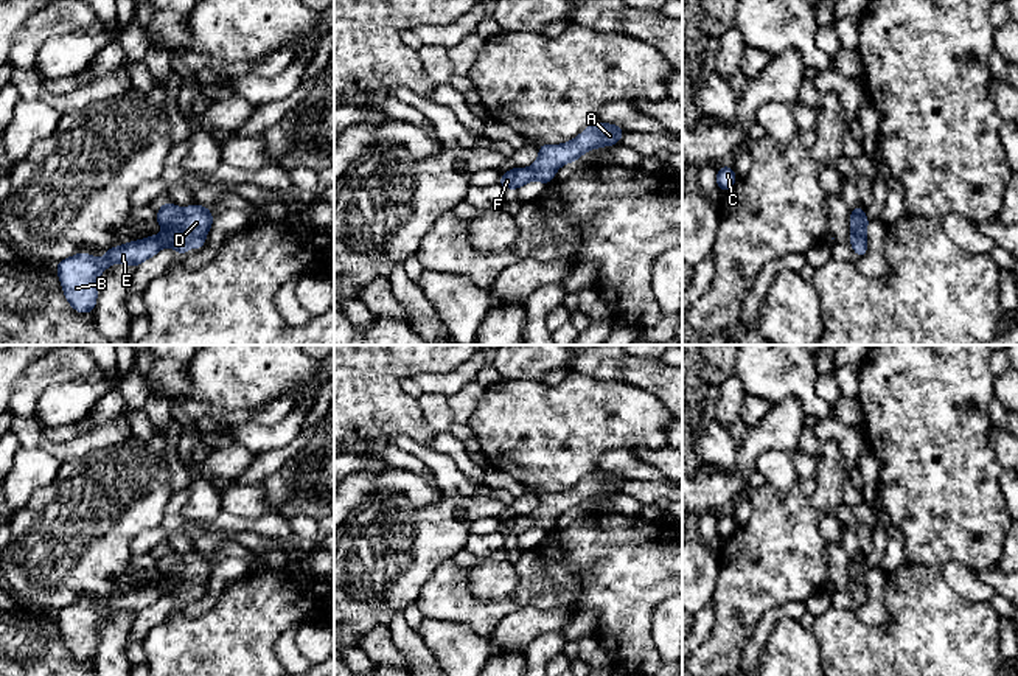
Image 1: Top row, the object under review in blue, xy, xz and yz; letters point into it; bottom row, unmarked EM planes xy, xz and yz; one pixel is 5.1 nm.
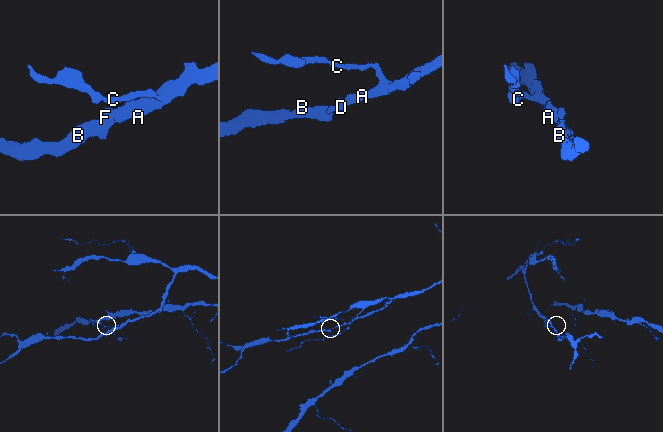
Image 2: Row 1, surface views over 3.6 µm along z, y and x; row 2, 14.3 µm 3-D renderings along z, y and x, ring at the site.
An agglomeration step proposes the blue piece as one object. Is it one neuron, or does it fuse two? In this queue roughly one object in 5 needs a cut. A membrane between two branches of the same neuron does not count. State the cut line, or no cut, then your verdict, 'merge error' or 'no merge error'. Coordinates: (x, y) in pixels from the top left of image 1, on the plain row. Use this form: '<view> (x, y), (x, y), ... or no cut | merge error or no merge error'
no cut | no merge error

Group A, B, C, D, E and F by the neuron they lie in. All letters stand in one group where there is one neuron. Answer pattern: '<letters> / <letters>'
A B C D E F

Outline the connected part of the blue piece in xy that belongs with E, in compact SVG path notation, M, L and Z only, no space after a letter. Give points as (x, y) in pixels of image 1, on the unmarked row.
M163 550L155 564L155 569L163 575L159 584L151 583L140 589L106 597L104 608L89 601L76 601L62 608L58 611L56 620L67 650L75 659L92 662L98 646L96 631L104 617L113 611L137 615L163 595L173 595L179 603L193 595L200 598L213 566L211 559L199 552L180 556L171 550Z

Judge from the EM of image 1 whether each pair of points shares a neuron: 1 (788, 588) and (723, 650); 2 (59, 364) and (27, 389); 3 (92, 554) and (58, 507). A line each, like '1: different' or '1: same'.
1: same
2: same
3: same

